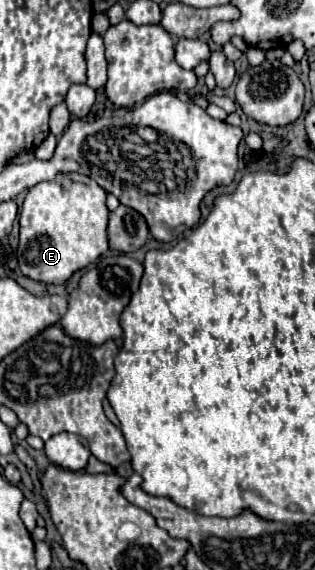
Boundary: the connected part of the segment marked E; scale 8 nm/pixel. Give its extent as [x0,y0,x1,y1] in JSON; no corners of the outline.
[18,174,108,284]

